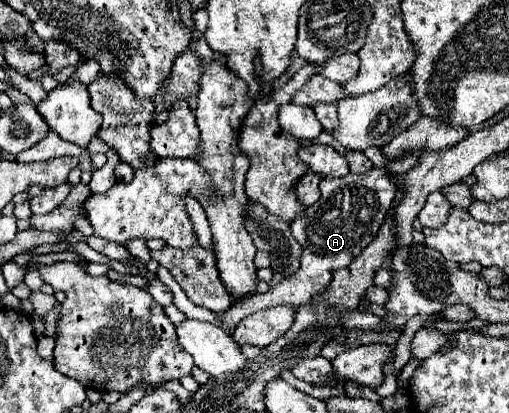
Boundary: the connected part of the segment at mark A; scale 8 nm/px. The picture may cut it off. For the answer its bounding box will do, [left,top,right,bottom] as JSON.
[217,168,397,328]

